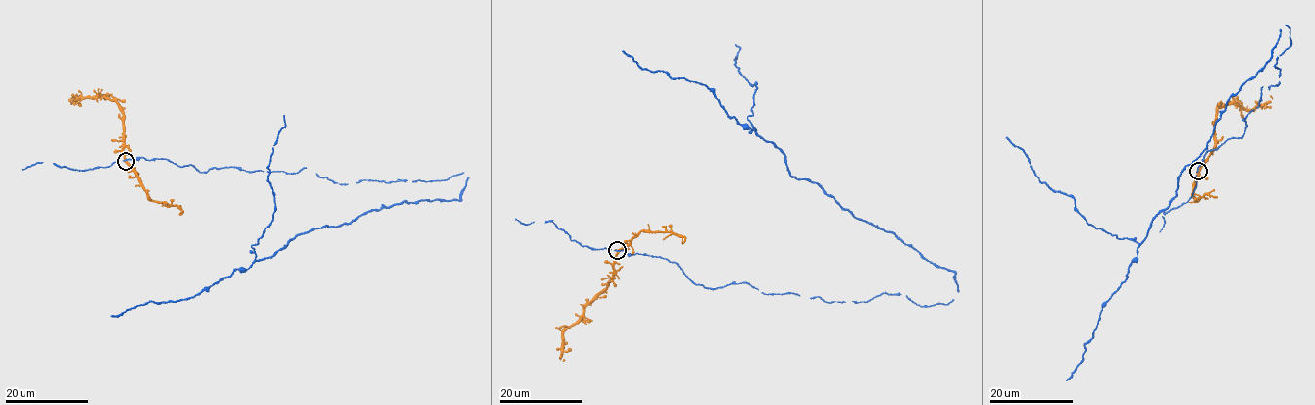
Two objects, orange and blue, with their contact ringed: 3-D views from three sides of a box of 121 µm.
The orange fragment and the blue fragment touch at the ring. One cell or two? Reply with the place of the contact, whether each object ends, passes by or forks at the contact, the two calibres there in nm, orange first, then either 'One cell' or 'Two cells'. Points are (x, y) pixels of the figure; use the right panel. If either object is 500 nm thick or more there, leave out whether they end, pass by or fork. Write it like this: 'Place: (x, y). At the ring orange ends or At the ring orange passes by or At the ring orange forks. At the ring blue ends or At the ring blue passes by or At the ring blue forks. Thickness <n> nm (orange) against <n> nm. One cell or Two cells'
Place: (1198, 171). At the ring orange passes by. At the ring blue ends. Thickness 460 nm (orange) against 260 nm. Two cells

